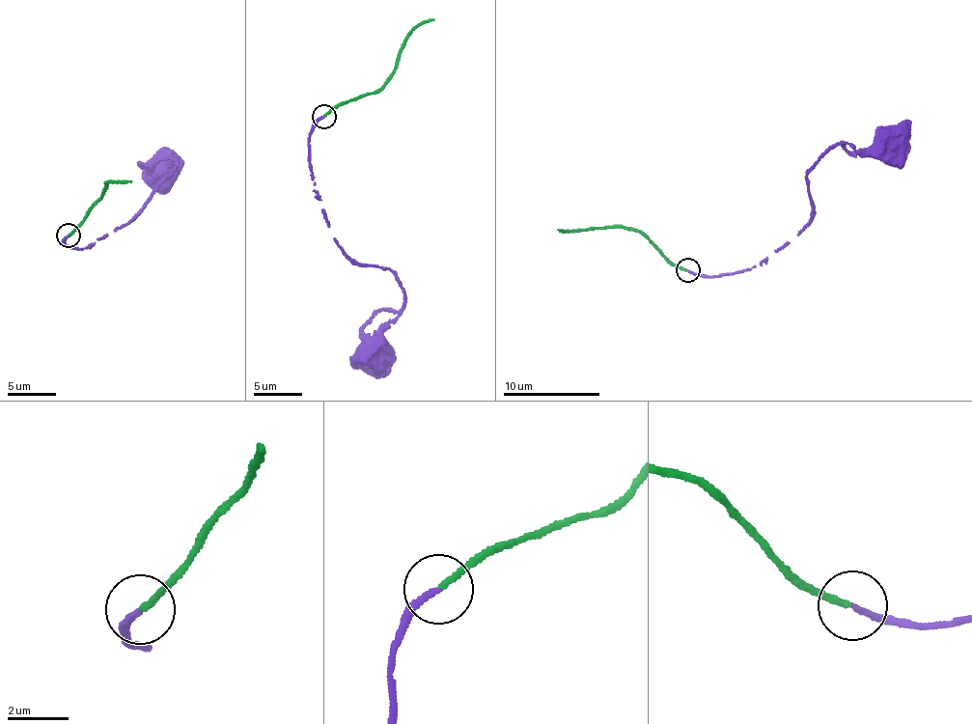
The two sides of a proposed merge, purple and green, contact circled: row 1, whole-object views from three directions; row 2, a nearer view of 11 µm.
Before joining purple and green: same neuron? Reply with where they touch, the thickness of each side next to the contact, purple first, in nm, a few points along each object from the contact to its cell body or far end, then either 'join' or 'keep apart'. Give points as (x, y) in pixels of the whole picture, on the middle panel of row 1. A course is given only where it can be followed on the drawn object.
place (323, 116); calibres 190 and 200 nm; course purple (324, 117), (309, 136), (309, 169), (326, 224), (358, 264), (396, 275), (404, 299), (378, 352); course green (324, 117), (389, 76), (401, 47), (414, 29), (432, 19); join

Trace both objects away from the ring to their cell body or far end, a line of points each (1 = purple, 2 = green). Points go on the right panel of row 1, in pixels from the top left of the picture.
1: (688, 269), (742, 273), (788, 246), (813, 208), (810, 170), (844, 143), (867, 151), (887, 146)
2: (688, 269), (626, 227), (558, 231)

